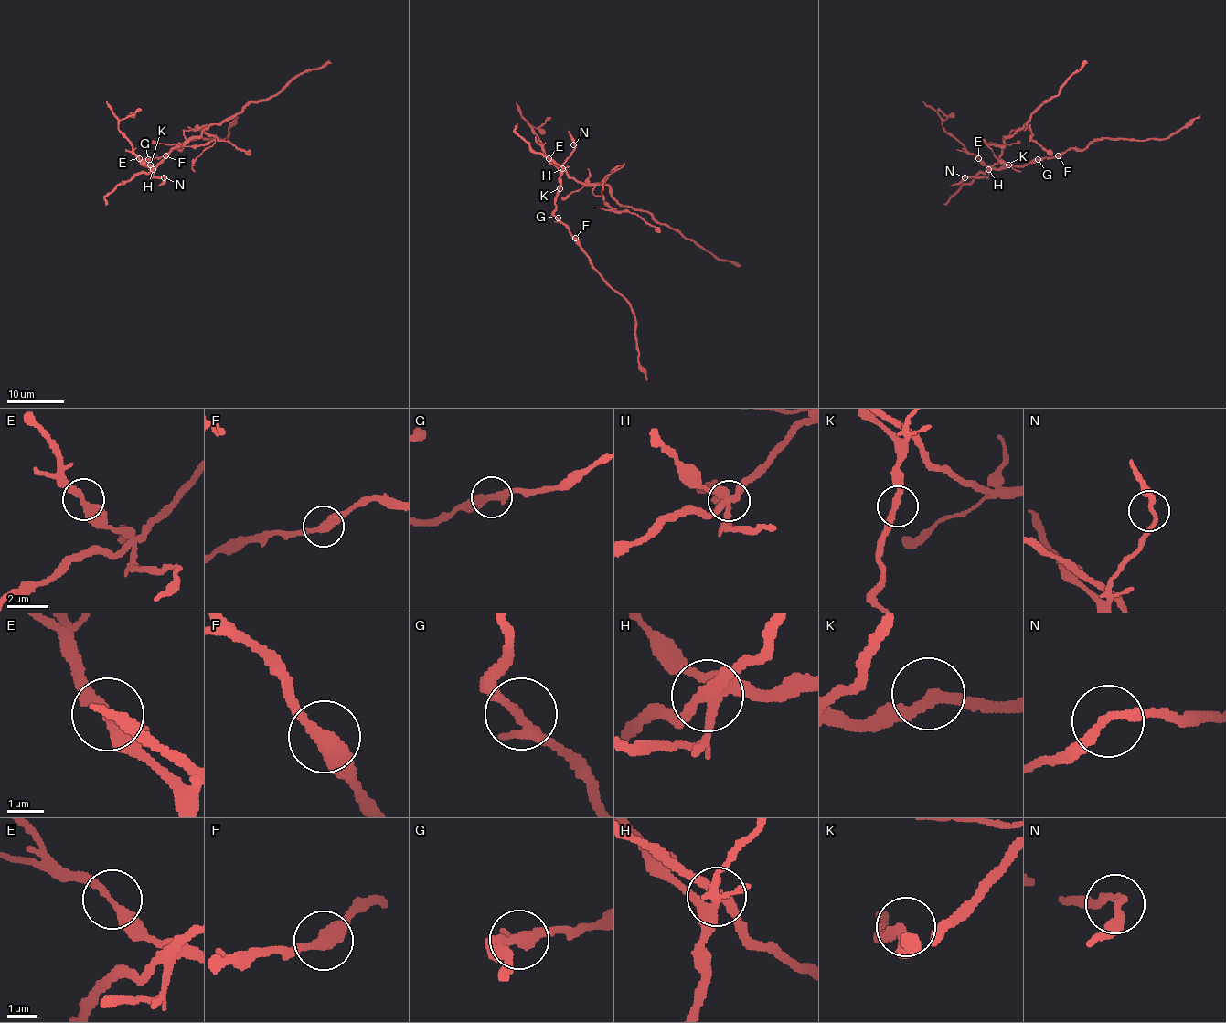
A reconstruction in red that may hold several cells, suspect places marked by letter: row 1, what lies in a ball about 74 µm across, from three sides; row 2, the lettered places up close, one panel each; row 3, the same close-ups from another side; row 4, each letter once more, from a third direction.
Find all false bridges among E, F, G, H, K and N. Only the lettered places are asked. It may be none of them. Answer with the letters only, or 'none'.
E, H

